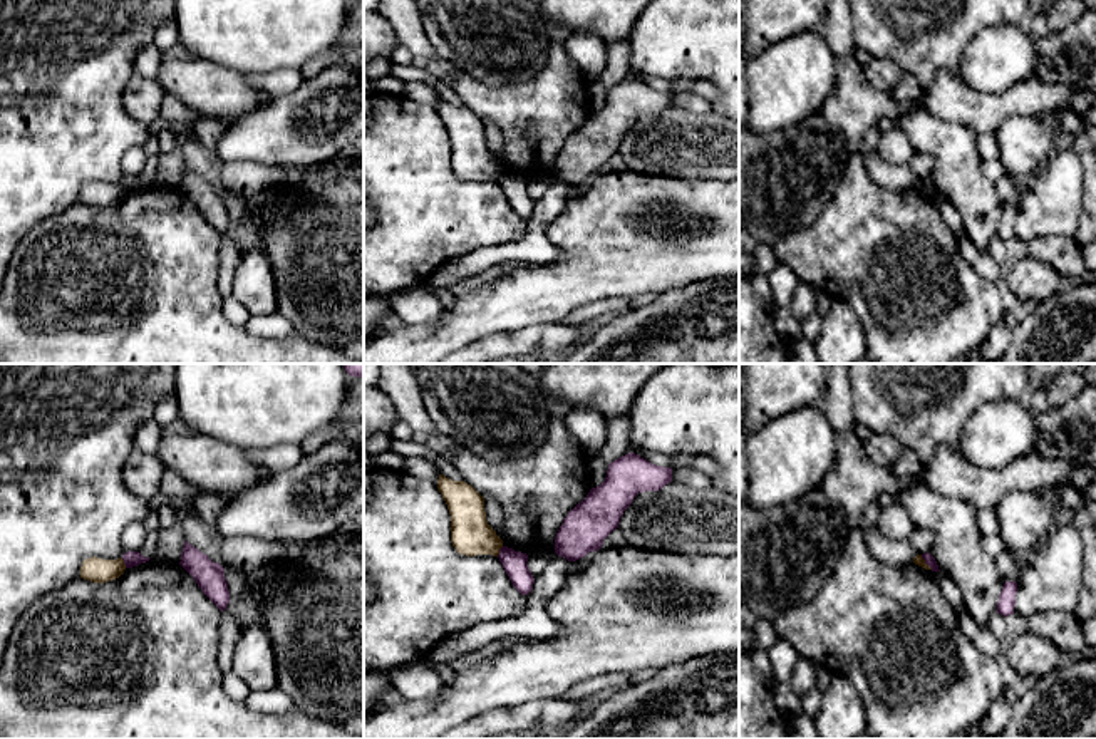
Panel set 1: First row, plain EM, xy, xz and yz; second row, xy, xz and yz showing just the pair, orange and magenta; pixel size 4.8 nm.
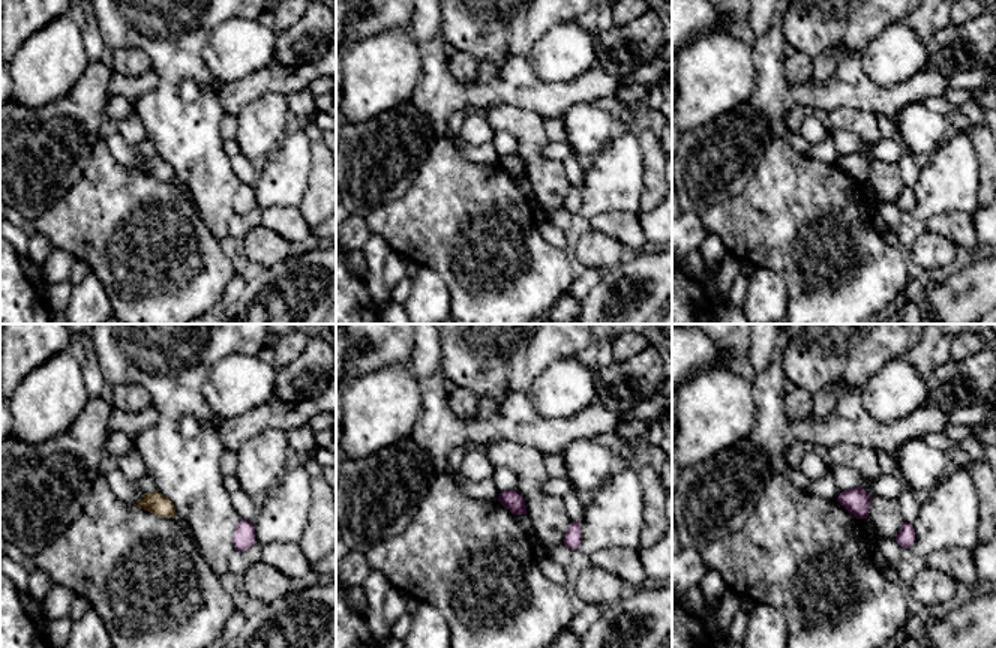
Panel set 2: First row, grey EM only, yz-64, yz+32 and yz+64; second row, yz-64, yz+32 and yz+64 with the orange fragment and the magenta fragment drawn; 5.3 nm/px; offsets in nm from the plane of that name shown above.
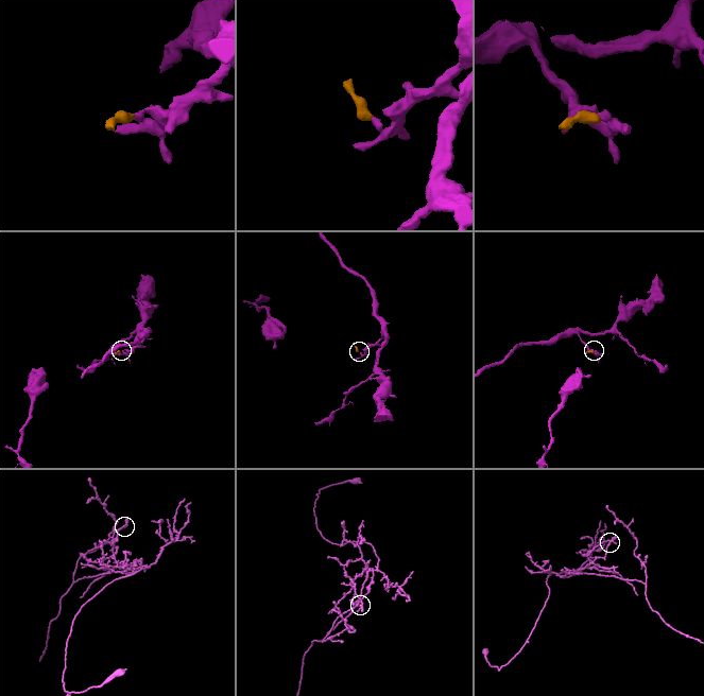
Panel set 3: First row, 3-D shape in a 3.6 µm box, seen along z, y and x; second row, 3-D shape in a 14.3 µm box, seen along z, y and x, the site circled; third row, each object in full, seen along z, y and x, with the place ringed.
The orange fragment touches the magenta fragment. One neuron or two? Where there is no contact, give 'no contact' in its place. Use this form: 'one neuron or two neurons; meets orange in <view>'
two neurons; meets orange in xy

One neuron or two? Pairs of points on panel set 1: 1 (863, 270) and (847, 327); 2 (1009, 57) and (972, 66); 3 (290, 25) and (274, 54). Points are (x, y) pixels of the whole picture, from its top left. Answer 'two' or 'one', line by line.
1: two
2: one
3: one

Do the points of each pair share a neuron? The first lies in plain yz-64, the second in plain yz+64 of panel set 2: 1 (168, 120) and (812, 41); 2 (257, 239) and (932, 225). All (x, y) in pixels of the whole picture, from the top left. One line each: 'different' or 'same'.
1: same
2: different

